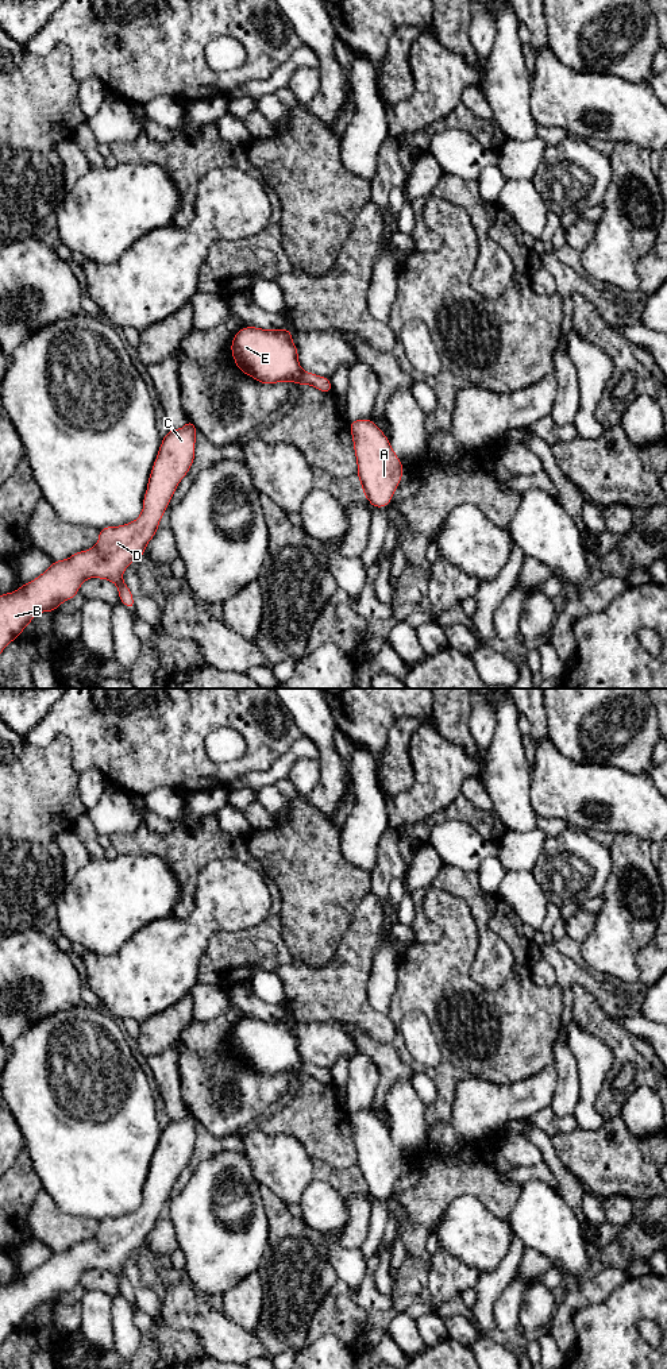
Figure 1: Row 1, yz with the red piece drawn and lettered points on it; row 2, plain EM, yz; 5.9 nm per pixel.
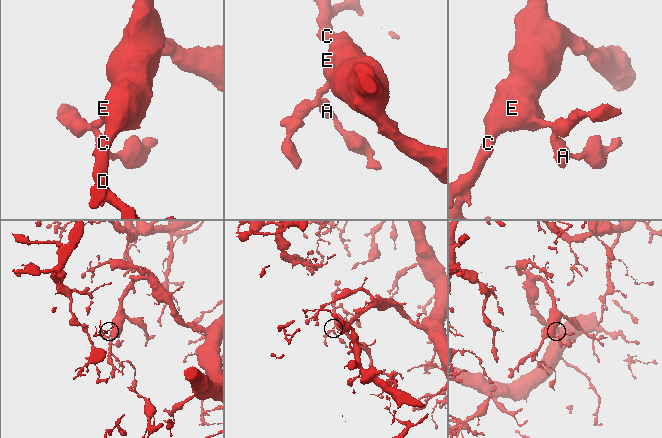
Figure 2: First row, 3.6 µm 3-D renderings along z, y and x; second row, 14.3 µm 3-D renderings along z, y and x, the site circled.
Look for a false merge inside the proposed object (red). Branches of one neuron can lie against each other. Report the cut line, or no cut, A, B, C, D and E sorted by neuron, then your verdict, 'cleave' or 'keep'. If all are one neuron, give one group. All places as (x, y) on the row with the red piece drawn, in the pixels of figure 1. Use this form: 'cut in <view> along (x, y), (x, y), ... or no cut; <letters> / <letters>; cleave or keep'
no cut; A B C D E; keep

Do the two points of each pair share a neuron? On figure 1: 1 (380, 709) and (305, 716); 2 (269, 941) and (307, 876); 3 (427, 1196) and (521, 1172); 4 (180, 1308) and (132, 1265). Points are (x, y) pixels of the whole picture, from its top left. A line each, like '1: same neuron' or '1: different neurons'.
1: different neurons
2: different neurons
3: different neurons
4: different neurons

